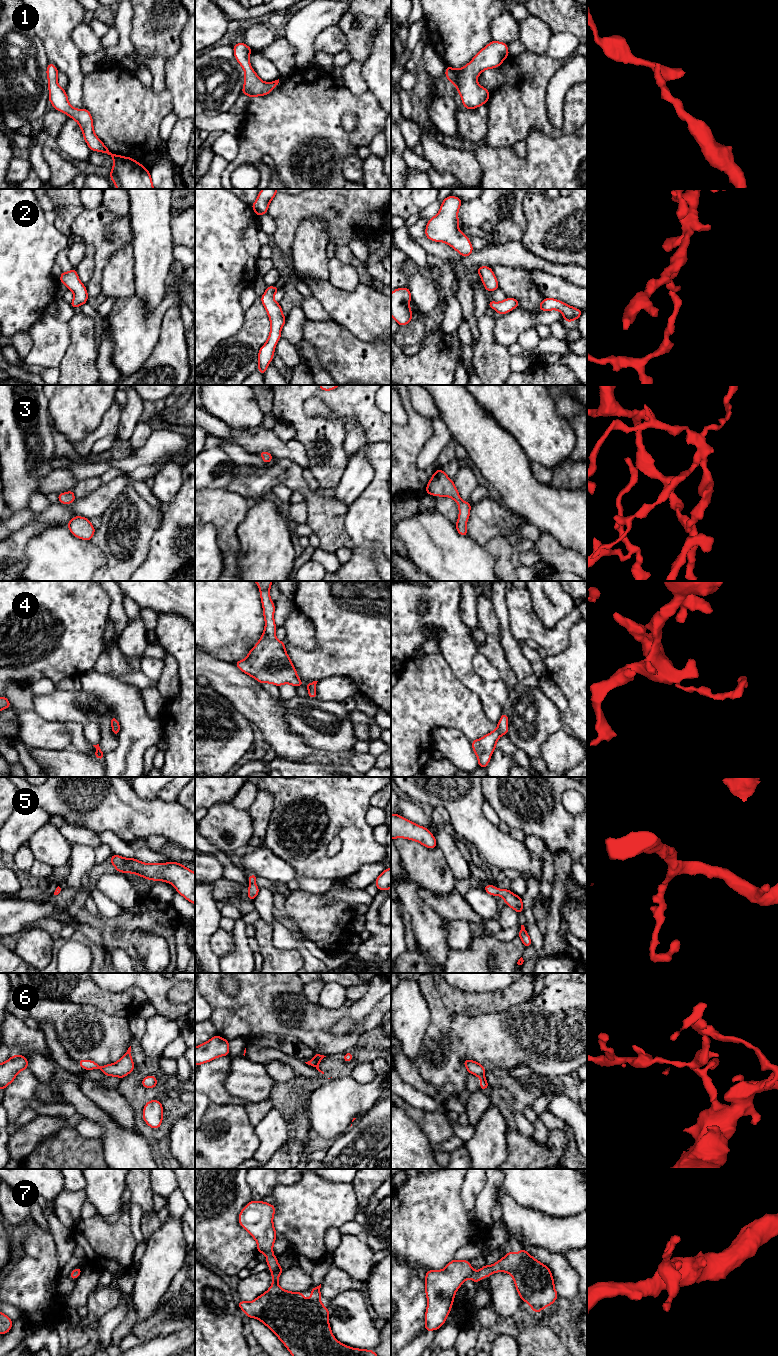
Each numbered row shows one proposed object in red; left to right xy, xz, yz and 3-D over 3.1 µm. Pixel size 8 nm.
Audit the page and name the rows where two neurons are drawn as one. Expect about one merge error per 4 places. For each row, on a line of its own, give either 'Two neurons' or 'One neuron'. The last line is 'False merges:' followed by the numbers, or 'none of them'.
1: One neuron
2: One neuron
3: One neuron
4: One neuron
5: One neuron
6: Two neurons
7: One neuron
False merges: 6

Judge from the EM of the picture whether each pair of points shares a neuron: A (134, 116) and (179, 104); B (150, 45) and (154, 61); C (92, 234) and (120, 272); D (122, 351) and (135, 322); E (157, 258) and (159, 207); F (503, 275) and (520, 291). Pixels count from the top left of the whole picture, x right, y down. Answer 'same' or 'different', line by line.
A: different
B: different
C: different
D: same
E: same
F: same

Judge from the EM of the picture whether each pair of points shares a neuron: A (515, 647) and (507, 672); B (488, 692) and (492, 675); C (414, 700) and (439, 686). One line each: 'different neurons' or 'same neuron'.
A: different neurons
B: different neurons
C: same neuron

